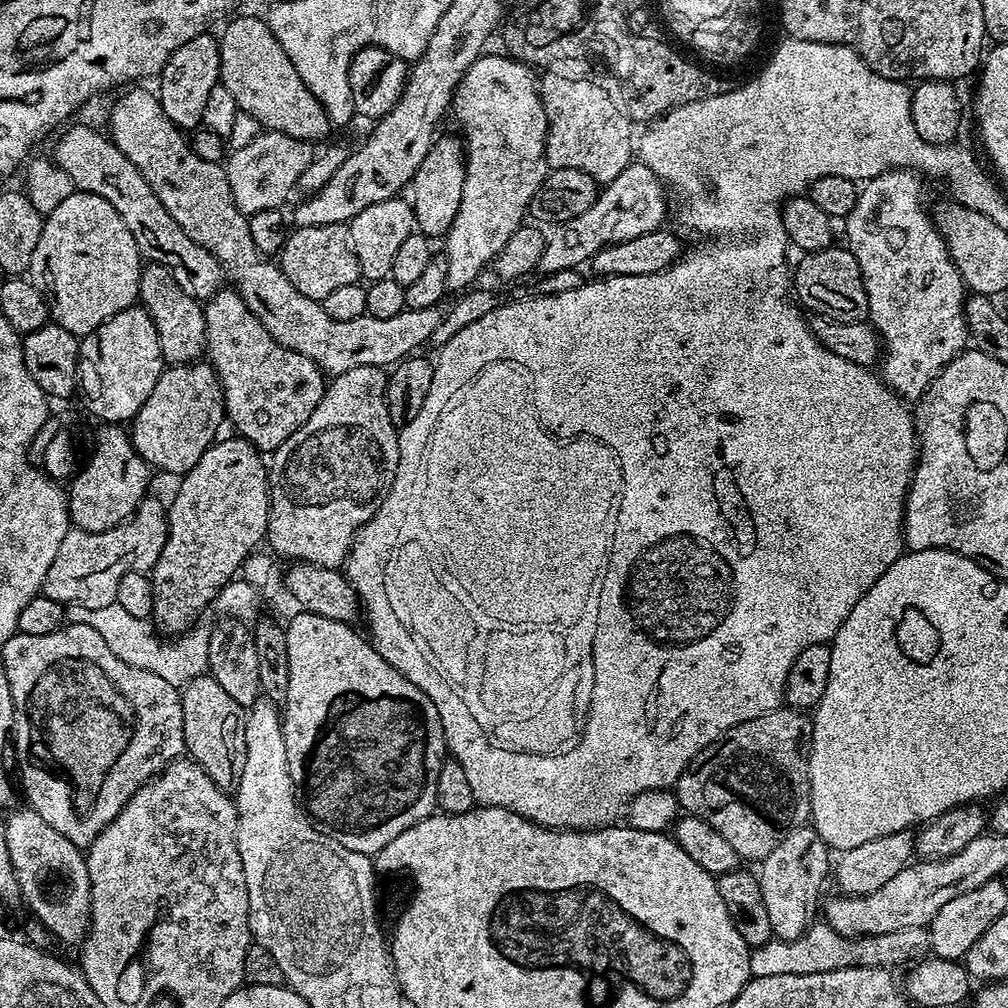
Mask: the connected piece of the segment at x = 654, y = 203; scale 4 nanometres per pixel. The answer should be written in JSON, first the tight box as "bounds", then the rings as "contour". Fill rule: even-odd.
{"bounds":[539,162,664,274],"contour":[[[639,162],[628,164],[626,170],[622,170],[622,174],[614,178],[614,182],[599,189],[594,206],[590,206],[590,210],[578,214],[578,218],[570,218],[570,222],[555,225],[547,233],[539,271],[547,274],[567,268],[579,269],[587,265],[592,256],[606,246],[657,231],[664,220],[664,191],[664,181],[658,179],[654,170],[650,170],[650,166]]]}

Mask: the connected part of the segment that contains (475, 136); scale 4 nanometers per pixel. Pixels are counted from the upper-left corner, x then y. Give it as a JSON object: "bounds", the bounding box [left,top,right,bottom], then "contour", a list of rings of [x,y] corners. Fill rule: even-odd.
{"bounds":[442,54,550,293],"contour":[[[481,54],[477,56],[475,62],[464,71],[464,77],[460,79],[460,84],[456,88],[456,95],[453,96],[450,105],[450,116],[460,123],[460,128],[464,131],[462,135],[462,143],[466,153],[466,163],[464,165],[464,189],[462,190],[462,206],[458,210],[458,214],[454,218],[454,222],[450,226],[447,236],[443,237],[442,255],[446,258],[448,263],[448,287],[454,293],[463,293],[465,290],[471,289],[477,283],[476,280],[480,276],[480,271],[484,267],[491,265],[495,261],[497,254],[506,246],[506,242],[510,242],[510,234],[514,234],[514,230],[518,230],[528,216],[528,203],[530,198],[534,198],[534,190],[538,190],[538,186],[543,182],[545,176],[548,175],[550,169],[548,167],[548,160],[544,156],[544,143],[548,137],[548,119],[546,112],[540,101],[540,90],[538,87],[538,80],[534,74],[533,69],[526,64],[522,64],[508,56],[488,56],[489,54]]]}

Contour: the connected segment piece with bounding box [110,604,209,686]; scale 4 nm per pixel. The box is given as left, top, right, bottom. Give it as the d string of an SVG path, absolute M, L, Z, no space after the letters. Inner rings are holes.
M117 604L112 605L110 615L112 615L110 645L114 654L118 658L122 658L122 662L126 662L130 666L138 666L142 670L150 670L154 674L158 674L158 678L166 678L166 682L177 686L186 685L194 678L208 672L209 629L207 627L193 627L191 630L177 635L173 639L176 640L173 644L160 644L159 638L161 639L161 637L157 635L148 620L139 620L126 614L126 610L122 610L122 606Z

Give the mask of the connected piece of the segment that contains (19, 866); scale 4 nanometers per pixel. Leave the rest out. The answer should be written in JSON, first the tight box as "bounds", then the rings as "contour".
{"bounds":[3,806,92,945],"contour":[[[27,806],[13,807],[3,821],[6,828],[6,846],[10,849],[10,862],[14,862],[14,874],[18,874],[21,901],[33,912],[49,937],[57,936],[64,944],[79,945],[88,934],[88,921],[92,915],[90,898],[90,874],[85,853],[70,838],[62,838],[50,822],[45,822],[34,809]]]}

